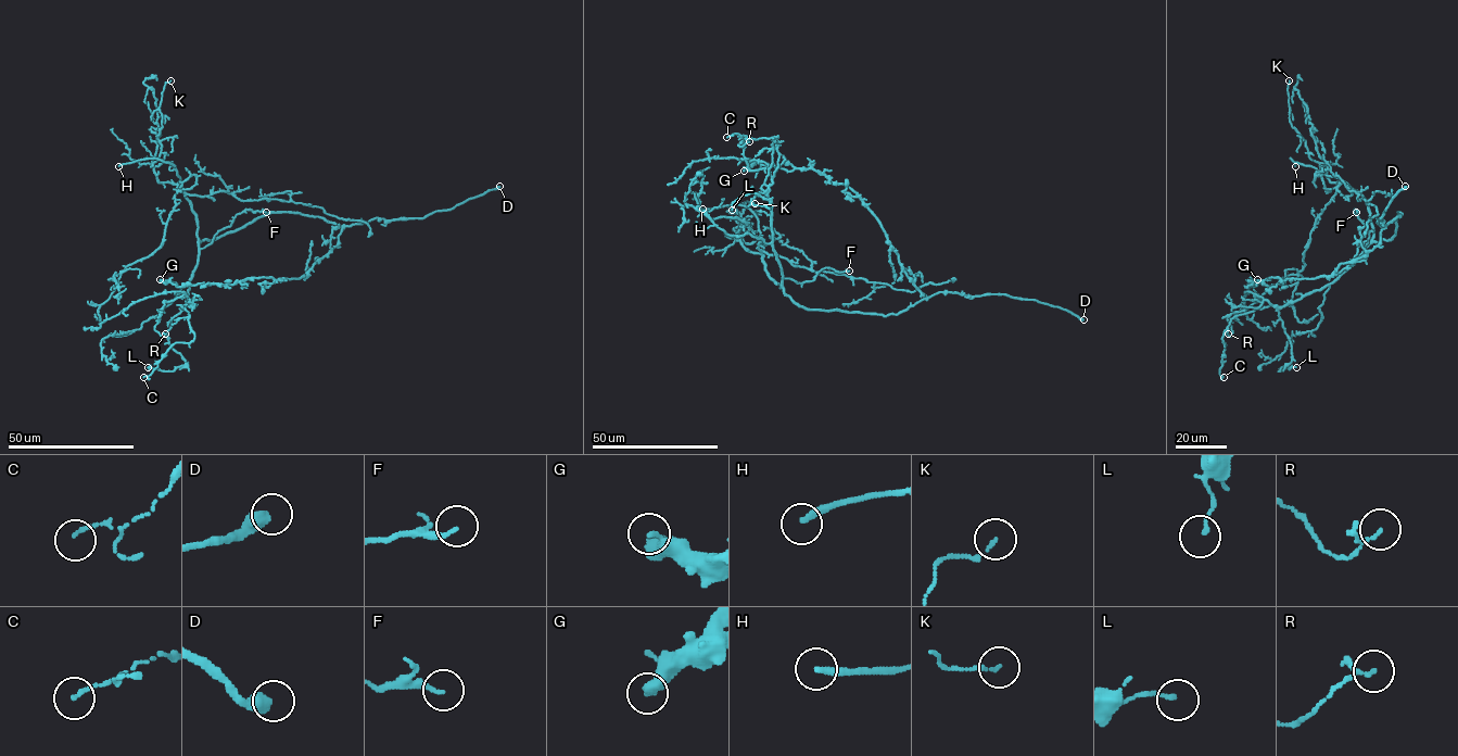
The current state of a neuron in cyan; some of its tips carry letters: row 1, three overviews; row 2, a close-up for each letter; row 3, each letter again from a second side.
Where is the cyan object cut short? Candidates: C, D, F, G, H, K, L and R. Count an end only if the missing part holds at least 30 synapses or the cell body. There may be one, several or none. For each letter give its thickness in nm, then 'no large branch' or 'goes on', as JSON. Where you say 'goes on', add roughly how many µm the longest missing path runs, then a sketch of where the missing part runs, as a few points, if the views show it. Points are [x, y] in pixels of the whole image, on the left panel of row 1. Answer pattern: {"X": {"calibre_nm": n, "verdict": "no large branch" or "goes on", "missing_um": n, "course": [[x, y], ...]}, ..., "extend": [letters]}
{"C": {"calibre_nm": 130, "verdict": "no large branch"}, "D": {"calibre_nm": 500, "verdict": "goes on", "missing_um": 190}, "F": {"calibre_nm": 190, "verdict": "no large branch"}, "G": {"calibre_nm": 500, "verdict": "no large branch"}, "H": {"calibre_nm": 240, "verdict": "goes on", "missing_um": 30, "course": [[118, 166], [75, 178], [66, 186], [60, 181]]}, "K": {"calibre_nm": 100, "verdict": "no large branch"}, "L": {"calibre_nm": 140, "verdict": "no large branch"}, "R": {"calibre_nm": 100, "verdict": "no large branch"}, "extend": ["D", "H"]}

